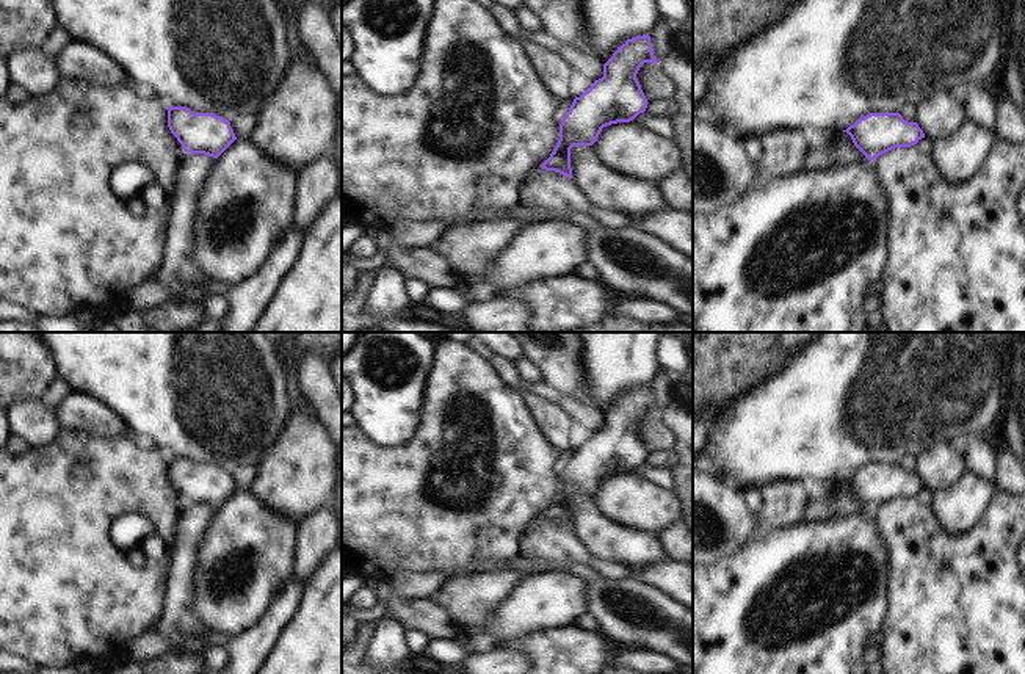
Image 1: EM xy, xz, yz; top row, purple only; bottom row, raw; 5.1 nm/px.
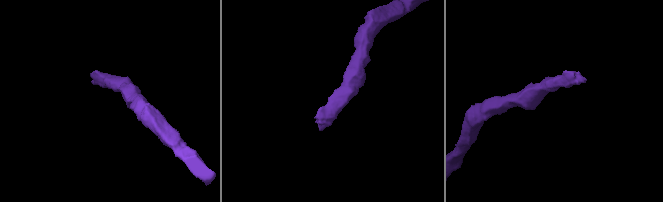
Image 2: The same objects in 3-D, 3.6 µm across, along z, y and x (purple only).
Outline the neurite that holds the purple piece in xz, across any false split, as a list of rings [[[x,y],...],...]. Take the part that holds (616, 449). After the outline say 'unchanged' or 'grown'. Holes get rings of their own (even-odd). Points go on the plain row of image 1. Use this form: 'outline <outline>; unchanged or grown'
outline [[[649,386],[627,390],[603,415],[603,428],[575,448],[560,475],[560,491],[541,516],[545,522],[572,530],[570,500],[592,497],[602,480],[630,473],[647,459],[647,450],[636,429],[644,414],[658,414]]]; unchanged

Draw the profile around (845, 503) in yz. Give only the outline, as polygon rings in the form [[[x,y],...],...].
[[[835,483],[831,487],[834,505],[826,508],[823,502],[809,500],[802,519],[821,520],[831,517],[849,517],[867,511],[867,508],[854,497],[846,483]]]

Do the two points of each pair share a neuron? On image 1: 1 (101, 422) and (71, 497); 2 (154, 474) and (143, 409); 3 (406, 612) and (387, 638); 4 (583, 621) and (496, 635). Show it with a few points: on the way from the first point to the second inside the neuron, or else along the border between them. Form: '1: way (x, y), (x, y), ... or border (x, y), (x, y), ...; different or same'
1: border (61, 428), (94, 433), (104, 438), (127, 436); different
2: border (127, 436), (140, 444), (157, 449), (166, 458); different
3: border (386, 616), (398, 621), (406, 629); different
4: border (585, 588), (585, 610), (571, 623); different

